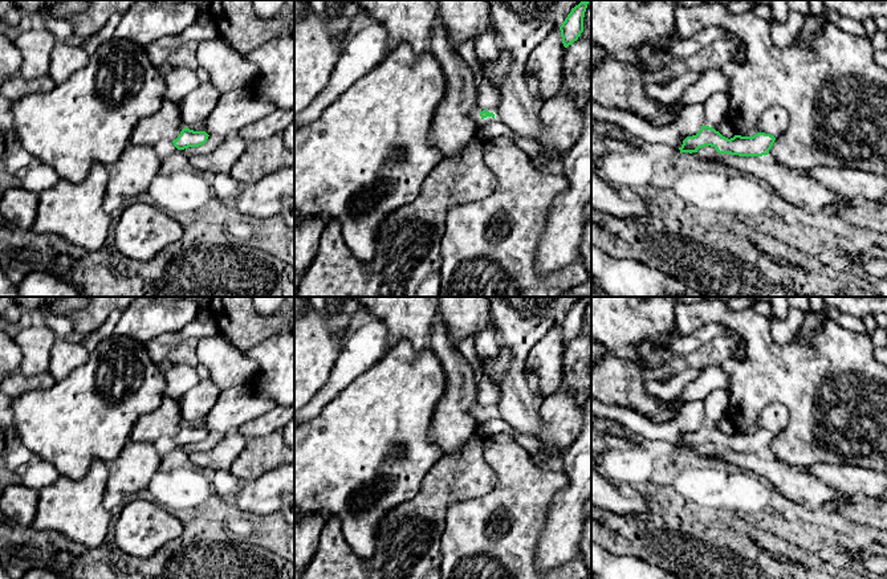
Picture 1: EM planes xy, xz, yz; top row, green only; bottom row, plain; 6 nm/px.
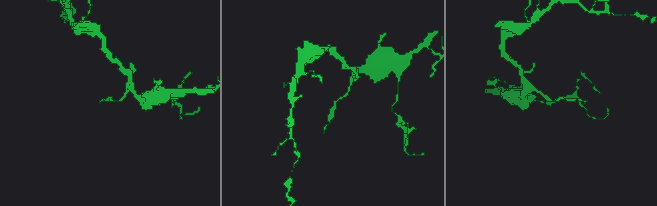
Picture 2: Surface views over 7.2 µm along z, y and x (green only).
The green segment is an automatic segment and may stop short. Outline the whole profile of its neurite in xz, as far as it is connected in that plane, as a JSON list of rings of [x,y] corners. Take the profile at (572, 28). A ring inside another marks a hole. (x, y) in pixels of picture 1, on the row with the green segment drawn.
[[[582,0],[578,5],[575,5],[560,26],[562,44],[565,48],[577,41],[583,32],[583,17],[587,4],[589,0]]]

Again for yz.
[[[701,126],[696,135],[687,136],[679,147],[681,152],[697,152],[699,148],[711,146],[719,154],[731,154],[739,156],[762,156],[768,155],[776,138],[770,134],[757,132],[753,136],[735,135],[728,139],[709,126]]]

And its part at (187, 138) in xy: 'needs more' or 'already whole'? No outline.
already whole

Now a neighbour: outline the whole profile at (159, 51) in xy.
[[[195,23],[190,25],[182,34],[158,38],[143,45],[143,48],[150,56],[151,62],[159,68],[163,62],[168,61],[170,56],[184,42],[200,42],[219,37],[220,32],[213,24],[199,25]]]

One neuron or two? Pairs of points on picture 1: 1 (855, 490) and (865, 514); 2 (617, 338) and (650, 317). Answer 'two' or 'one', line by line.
1: two
2: one

